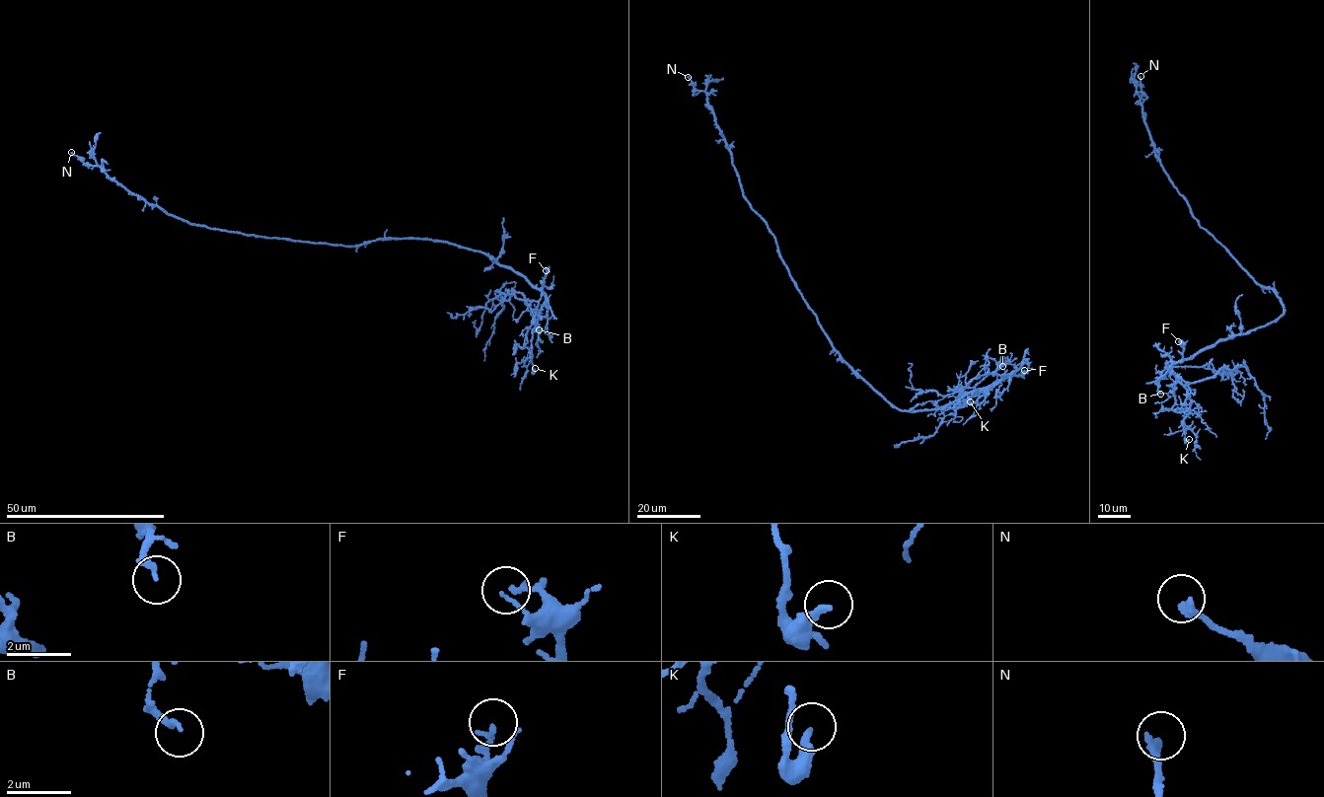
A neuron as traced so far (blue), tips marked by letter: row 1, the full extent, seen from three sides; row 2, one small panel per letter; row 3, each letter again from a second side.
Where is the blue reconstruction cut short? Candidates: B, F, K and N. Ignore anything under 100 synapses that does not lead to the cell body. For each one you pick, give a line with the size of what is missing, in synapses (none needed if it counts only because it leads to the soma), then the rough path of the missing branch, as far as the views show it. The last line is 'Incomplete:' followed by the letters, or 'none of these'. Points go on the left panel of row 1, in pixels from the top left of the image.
Incomplete: none of these

